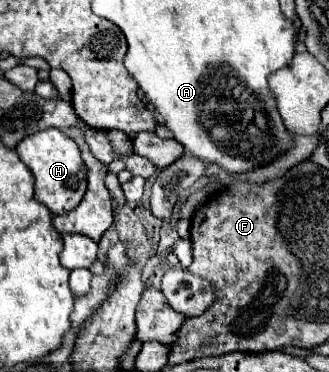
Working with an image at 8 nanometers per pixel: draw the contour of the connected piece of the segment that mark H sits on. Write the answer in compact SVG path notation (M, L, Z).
M48 128L24 138L16 146L16 154L34 174L34 196L52 214L64 214L80 204L86 192L86 164L82 160L78 144L62 130Z

